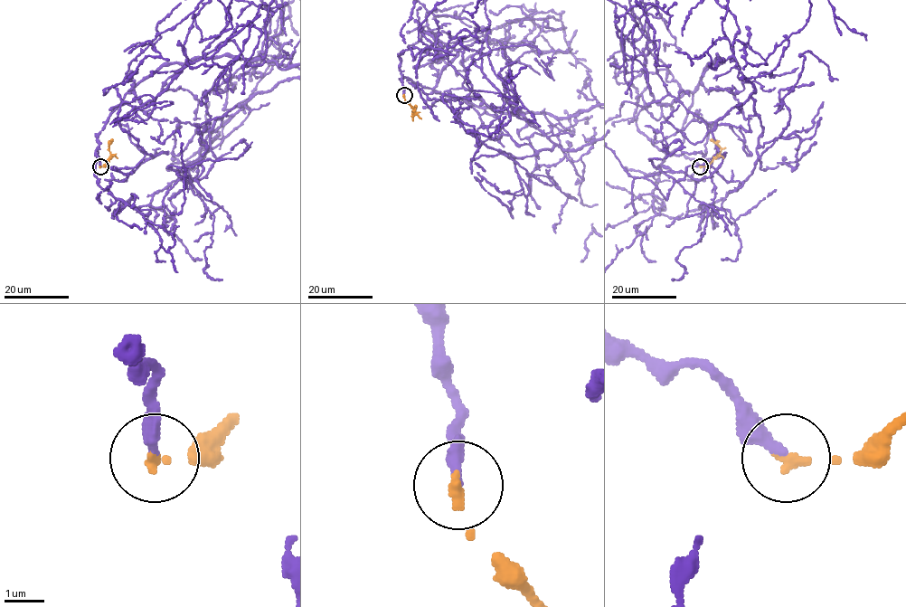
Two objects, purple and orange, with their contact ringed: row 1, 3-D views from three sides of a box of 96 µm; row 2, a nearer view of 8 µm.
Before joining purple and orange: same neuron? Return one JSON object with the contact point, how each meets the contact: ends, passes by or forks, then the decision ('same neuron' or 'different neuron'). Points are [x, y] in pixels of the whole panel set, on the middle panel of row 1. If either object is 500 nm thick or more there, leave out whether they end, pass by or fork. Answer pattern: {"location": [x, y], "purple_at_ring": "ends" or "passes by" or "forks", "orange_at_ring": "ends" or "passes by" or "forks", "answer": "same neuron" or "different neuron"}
{"location": [404, 95], "purple_at_ring": "ends", "orange_at_ring": "ends", "answer": "same neuron"}

